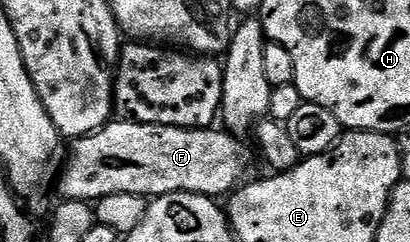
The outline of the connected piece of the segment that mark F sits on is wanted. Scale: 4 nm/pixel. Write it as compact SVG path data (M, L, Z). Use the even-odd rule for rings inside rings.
M112 121L108 126L75 140L71 144L72 156L60 175L60 191L64 199L82 199L95 201L102 197L110 197L114 193L130 193L155 197L185 191L220 197L227 196L237 190L241 182L240 174L244 171L244 159L240 156L240 147L227 130L205 129L195 131L185 127L163 127L149 123L134 123L131 121Z

